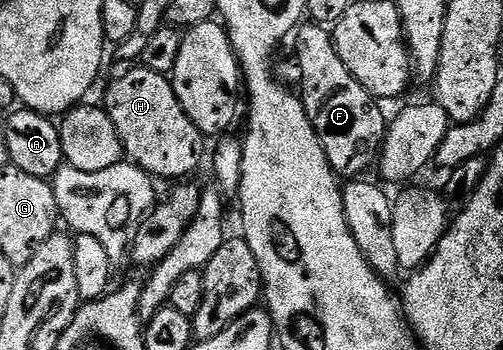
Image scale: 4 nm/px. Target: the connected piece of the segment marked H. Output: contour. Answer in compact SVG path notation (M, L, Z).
M144 65L130 67L133 68L122 79L110 85L103 100L121 138L124 154L158 180L181 181L192 176L189 174L200 165L205 151L206 140L201 130L187 117L183 105L179 105L179 97L175 97L175 89L166 76Z

